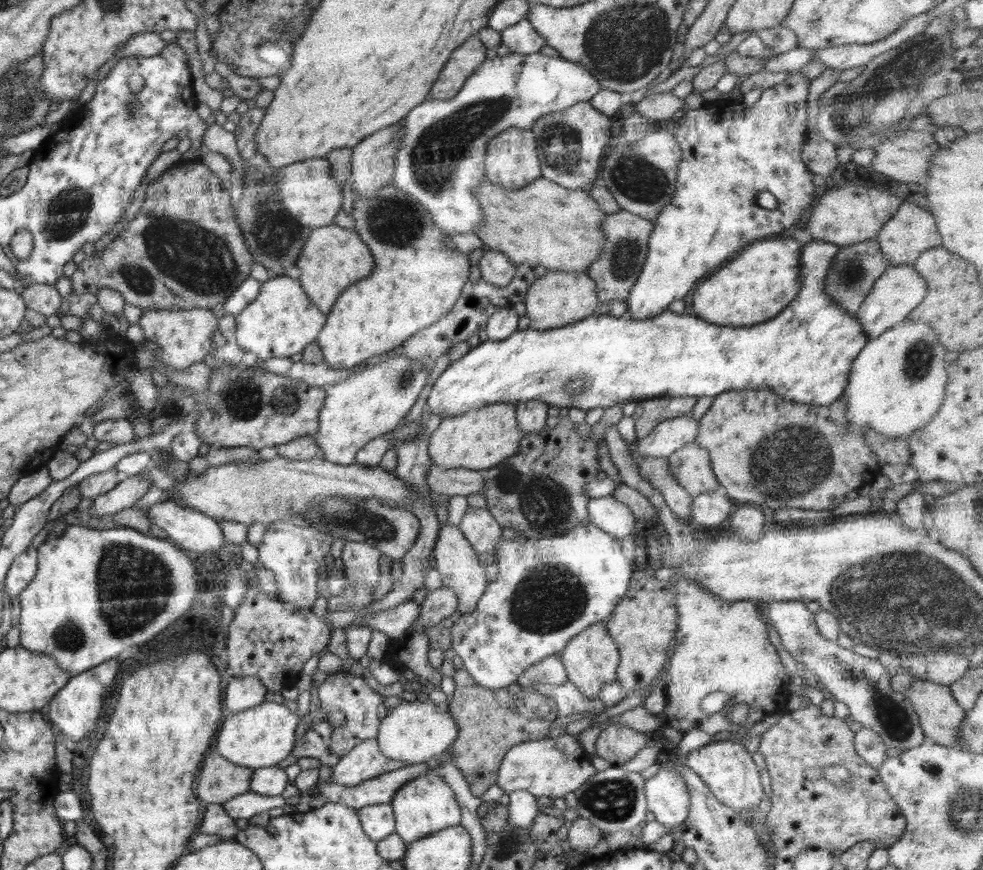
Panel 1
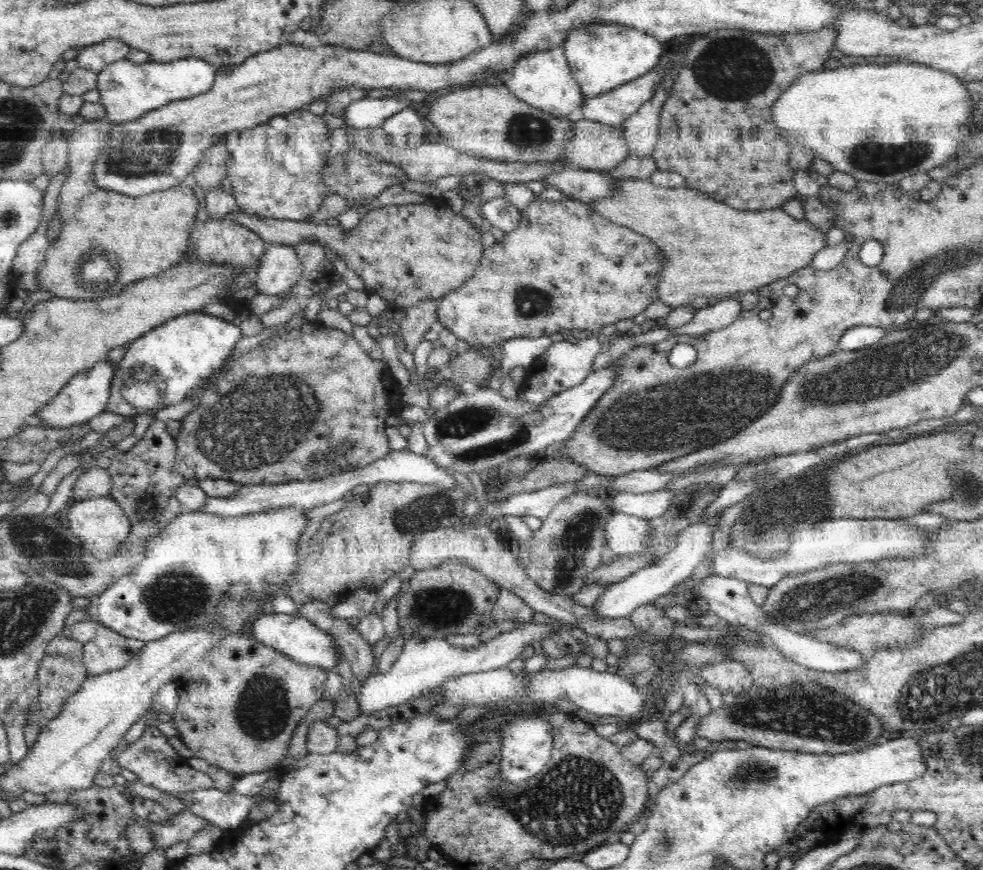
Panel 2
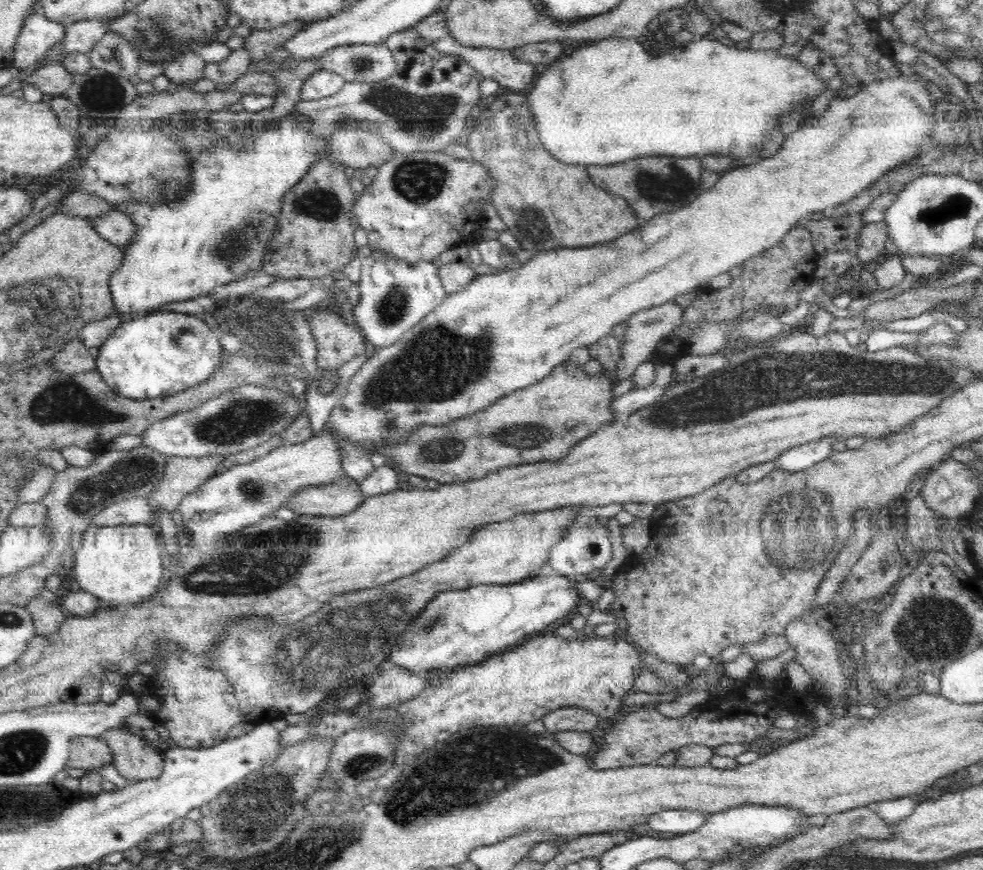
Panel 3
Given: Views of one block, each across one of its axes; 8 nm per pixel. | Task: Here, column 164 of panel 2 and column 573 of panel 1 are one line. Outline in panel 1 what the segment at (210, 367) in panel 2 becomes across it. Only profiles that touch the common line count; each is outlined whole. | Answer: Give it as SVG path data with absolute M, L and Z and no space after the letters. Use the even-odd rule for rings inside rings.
M806 238L806 242L808 242L808 244L802 246L802 252L800 252L800 260L802 260L802 276L804 276L804 280L802 280L802 290L798 292L798 296L794 298L794 302L792 302L784 312L780 312L778 316L774 316L772 320L763 321L760 324L750 325L748 327L730 328L718 324L708 324L708 322L704 322L704 320L696 317L694 314L680 314L666 309L655 317L648 317L645 319L635 319L629 317L628 314L619 317L592 314L585 319L567 324L566 327L554 328L544 332L534 329L518 330L518 332L514 332L511 337L505 340L496 342L488 339L468 351L467 354L462 356L459 360L450 364L448 368L440 374L440 377L436 380L436 383L432 388L428 390L428 400L424 406L424 412L439 415L444 418L460 416L464 414L464 412L478 410L478 408L484 408L490 404L510 403L517 406L518 404L529 403L530 400L536 400L547 404L548 406L558 407L564 412L569 408L575 407L584 411L589 411L594 408L612 408L614 404L618 404L619 402L640 402L660 397L716 397L722 395L722 392L740 390L740 388L754 388L759 391L770 390L770 392L774 392L774 394L780 394L780 397L784 400L802 404L812 404L813 406L818 407L828 407L828 405L833 404L836 400L843 398L852 364L856 357L858 357L858 354L862 351L862 348L865 348L869 339L867 338L866 333L863 332L857 316L844 310L835 300L832 300L832 297L825 291L824 279L830 268L830 263L833 262L834 257L838 254L840 246L816 239L808 240L808 238Z

